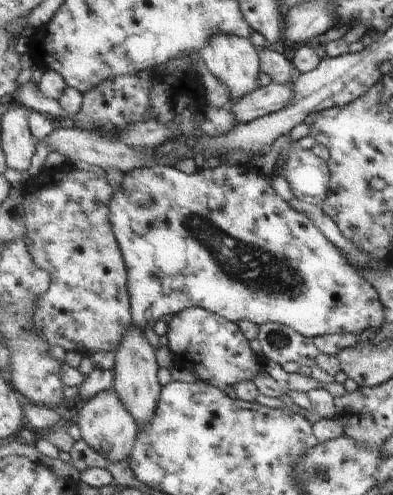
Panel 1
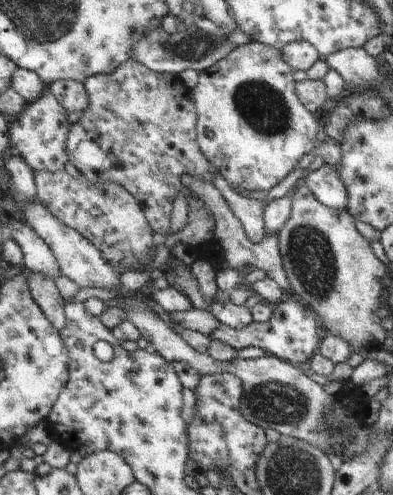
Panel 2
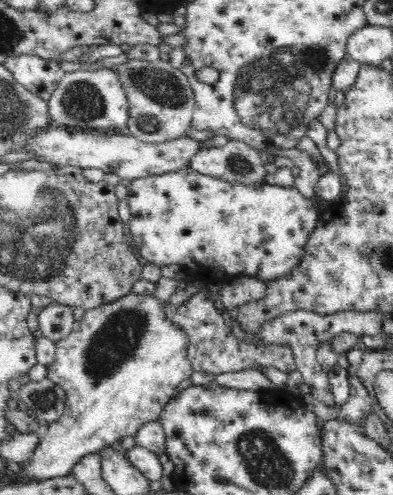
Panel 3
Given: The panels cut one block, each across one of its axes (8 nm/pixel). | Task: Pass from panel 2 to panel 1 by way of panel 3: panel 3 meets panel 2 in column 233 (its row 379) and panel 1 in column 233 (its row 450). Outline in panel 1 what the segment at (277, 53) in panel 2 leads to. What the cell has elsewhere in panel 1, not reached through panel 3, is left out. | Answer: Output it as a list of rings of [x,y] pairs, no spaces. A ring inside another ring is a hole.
[[[215,34],[209,38],[205,48],[201,50],[201,56],[205,58],[207,68],[219,76],[221,82],[225,82],[233,94],[233,100],[243,98],[255,90],[259,90],[259,78],[261,78],[261,50],[255,48],[247,38],[235,36],[235,34]]]

